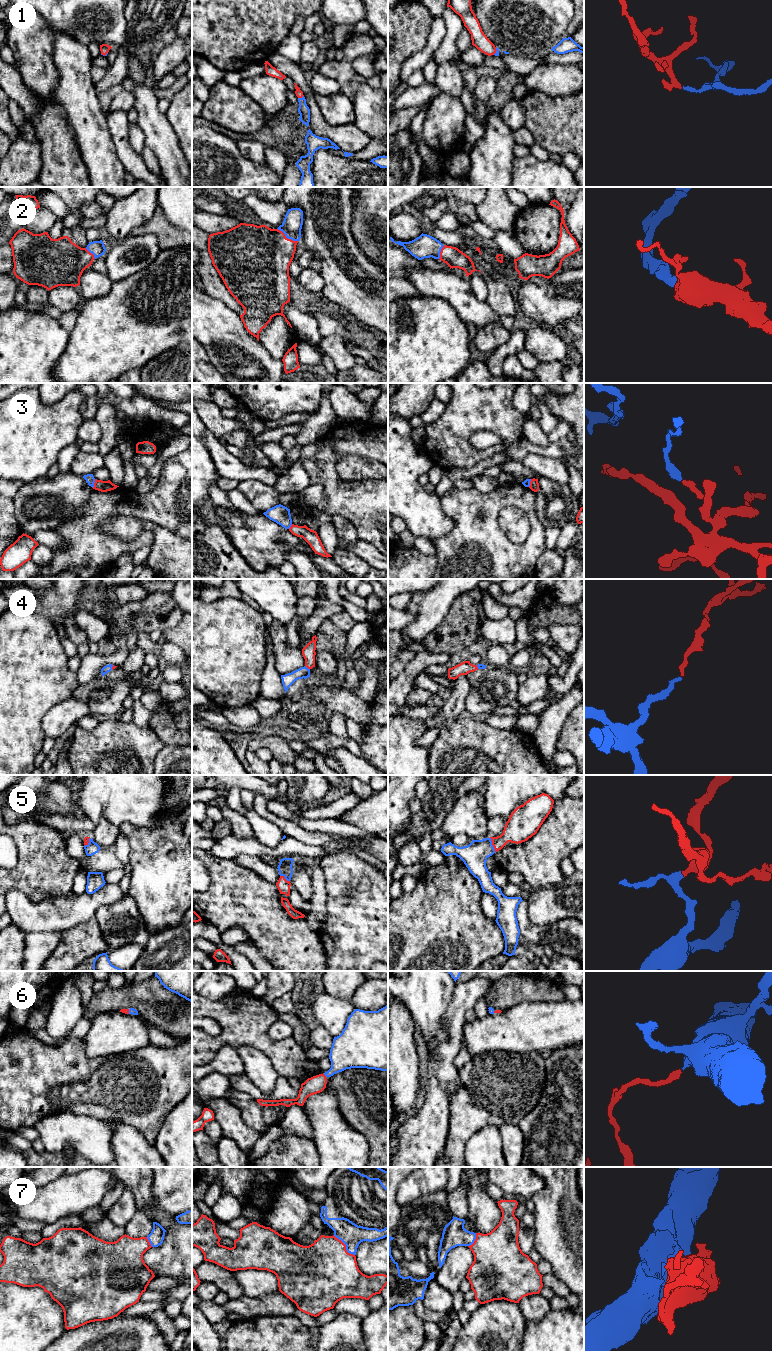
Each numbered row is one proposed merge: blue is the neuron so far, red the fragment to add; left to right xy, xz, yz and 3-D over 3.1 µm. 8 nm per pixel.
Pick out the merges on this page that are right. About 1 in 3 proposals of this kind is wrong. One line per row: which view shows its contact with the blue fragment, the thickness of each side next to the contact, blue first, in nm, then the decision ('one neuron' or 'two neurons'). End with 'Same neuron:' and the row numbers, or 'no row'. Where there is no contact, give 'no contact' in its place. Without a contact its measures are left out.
1: xz | 90/60 nm | one neuron
2: xz | 160/460 nm | one neuron
3: xy | 70/90 nm | two neurons
4: xz | 100/110 nm | one neuron
5: yz | 200/220 nm | one neuron
6: xz | 260/140 nm | one neuron
7: xz | 180/460 nm | one neuron
Same neuron: 1, 2, 4, 5, 6, 7

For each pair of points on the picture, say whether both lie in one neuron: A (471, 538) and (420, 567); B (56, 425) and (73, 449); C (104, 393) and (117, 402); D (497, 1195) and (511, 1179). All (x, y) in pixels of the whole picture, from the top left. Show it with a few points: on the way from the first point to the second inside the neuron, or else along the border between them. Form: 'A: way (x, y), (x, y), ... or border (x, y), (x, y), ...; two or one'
A: border (435, 556), (437, 568); two
B: border (74, 442), (67, 445), (60, 452), (56, 462); two
C: way (107, 395), (114, 400); one
D: border (486, 1179), (505, 1192); two

